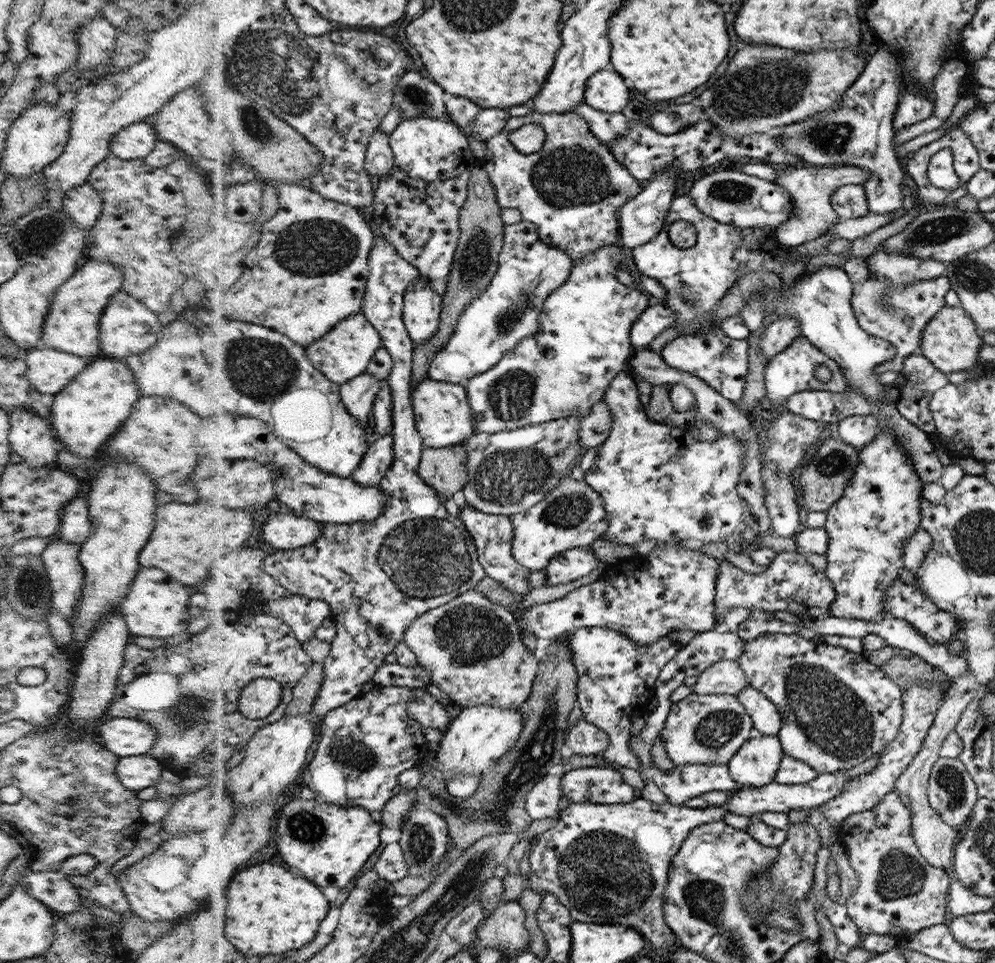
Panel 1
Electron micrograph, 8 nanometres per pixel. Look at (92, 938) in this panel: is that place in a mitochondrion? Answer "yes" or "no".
no

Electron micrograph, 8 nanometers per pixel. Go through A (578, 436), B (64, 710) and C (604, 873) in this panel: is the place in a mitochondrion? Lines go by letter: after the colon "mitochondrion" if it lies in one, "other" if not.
A: other
B: other
C: mitochondrion

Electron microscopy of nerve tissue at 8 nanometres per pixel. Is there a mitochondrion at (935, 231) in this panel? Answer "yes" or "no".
yes

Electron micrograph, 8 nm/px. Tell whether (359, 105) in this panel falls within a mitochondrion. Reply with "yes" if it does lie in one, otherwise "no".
no

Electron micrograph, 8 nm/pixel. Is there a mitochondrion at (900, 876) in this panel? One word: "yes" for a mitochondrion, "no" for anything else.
yes

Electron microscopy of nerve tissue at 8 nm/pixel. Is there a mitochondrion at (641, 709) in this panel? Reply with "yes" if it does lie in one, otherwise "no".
no

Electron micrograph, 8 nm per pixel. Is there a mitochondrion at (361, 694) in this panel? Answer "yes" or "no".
no

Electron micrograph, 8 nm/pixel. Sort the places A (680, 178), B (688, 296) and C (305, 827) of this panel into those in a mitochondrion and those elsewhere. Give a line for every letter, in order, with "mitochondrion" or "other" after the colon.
A: other
B: mitochondrion
C: mitochondrion

